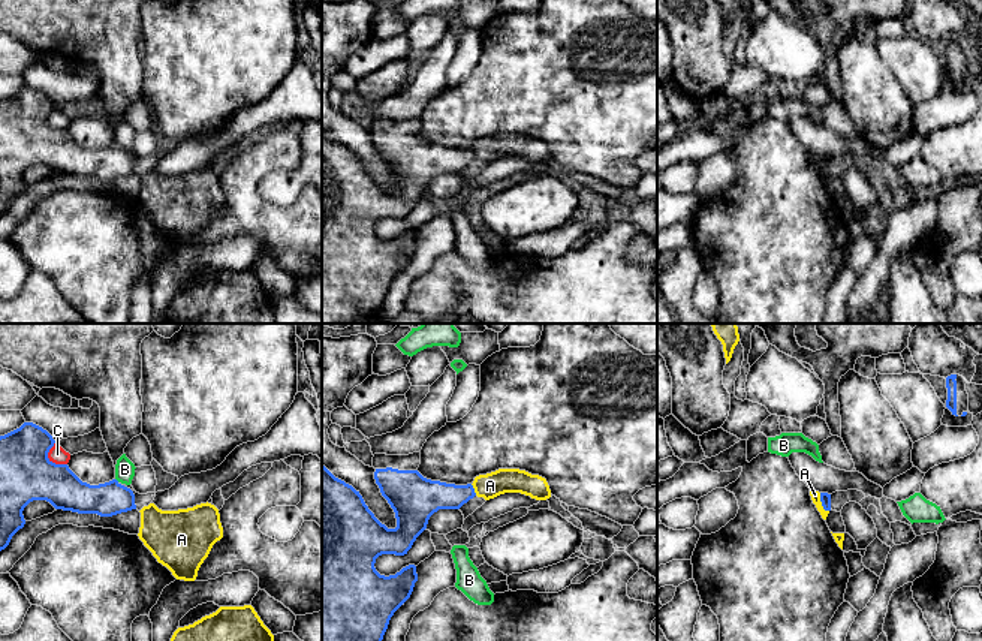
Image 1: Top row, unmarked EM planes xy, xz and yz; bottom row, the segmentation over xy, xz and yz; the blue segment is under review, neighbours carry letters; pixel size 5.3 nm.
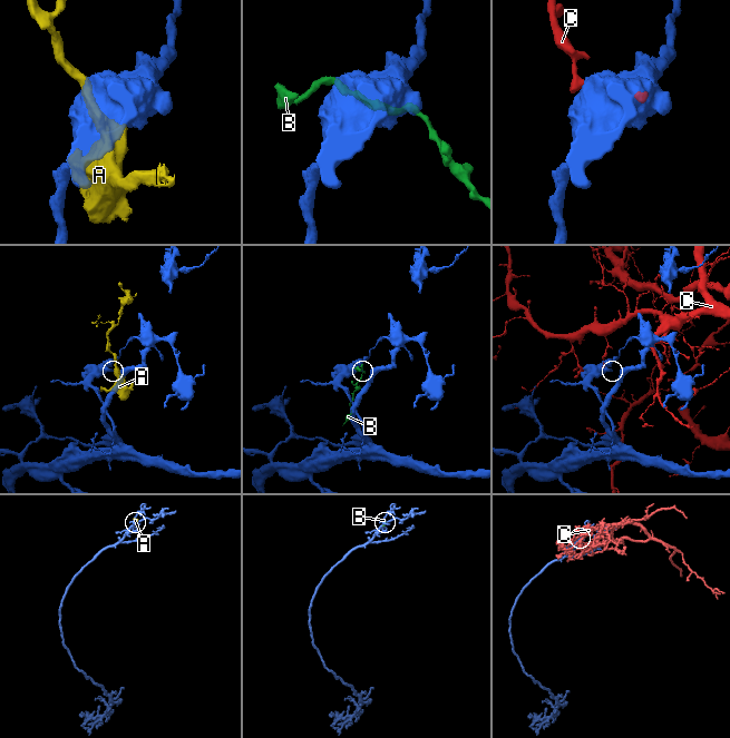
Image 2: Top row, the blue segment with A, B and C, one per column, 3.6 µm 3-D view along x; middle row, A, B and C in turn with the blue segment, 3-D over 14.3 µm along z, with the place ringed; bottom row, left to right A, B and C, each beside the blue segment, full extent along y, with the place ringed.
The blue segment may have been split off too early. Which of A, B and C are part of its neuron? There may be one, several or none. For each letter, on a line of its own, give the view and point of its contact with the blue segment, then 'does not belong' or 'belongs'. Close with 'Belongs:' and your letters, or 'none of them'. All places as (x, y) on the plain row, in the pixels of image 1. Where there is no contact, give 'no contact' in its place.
A: yz (822, 168) | does not belong
B: no contact | does not belong
C: xy (48, 123) | does not belong
Belongs: none of them

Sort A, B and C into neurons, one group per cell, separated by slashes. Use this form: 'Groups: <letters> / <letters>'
Groups: A / B / C

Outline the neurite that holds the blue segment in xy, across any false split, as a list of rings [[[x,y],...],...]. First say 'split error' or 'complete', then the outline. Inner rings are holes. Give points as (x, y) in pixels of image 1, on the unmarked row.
complete; [[[24,87],[19,93],[0,100],[0,216],[24,192],[22,175],[33,165],[46,165],[55,174],[97,178],[100,181],[112,181],[136,174],[133,156],[117,144],[90,150],[82,147],[67,129],[52,127],[48,117],[54,108],[52,100],[33,87]]]

